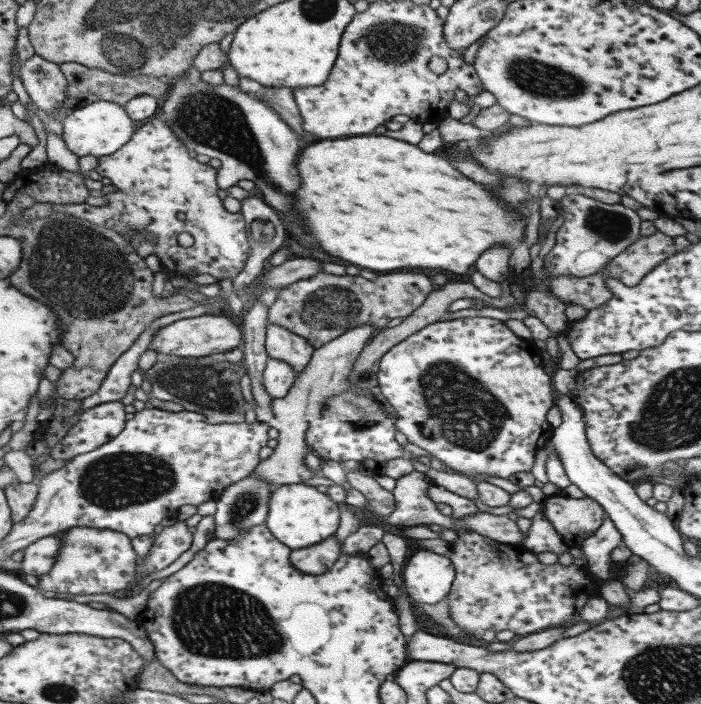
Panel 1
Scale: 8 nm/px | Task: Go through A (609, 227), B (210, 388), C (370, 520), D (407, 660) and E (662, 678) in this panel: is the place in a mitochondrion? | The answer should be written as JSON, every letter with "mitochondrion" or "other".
{"A":"mitochondrion","B":"mitochondrion","C":"other","D":"other","E":"mitochondrion"}

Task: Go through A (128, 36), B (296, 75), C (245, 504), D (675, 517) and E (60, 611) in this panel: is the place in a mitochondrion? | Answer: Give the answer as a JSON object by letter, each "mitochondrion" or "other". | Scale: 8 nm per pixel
{"A":"mitochondrion","B":"other","C":"mitochondrion","D":"other","E":"other"}

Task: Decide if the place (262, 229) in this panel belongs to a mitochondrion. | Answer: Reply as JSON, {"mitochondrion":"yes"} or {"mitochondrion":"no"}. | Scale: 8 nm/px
{"mitochondrion":"yes"}

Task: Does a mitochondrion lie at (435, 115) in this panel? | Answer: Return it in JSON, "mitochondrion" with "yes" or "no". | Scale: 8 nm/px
{"mitochondrion":"no"}

